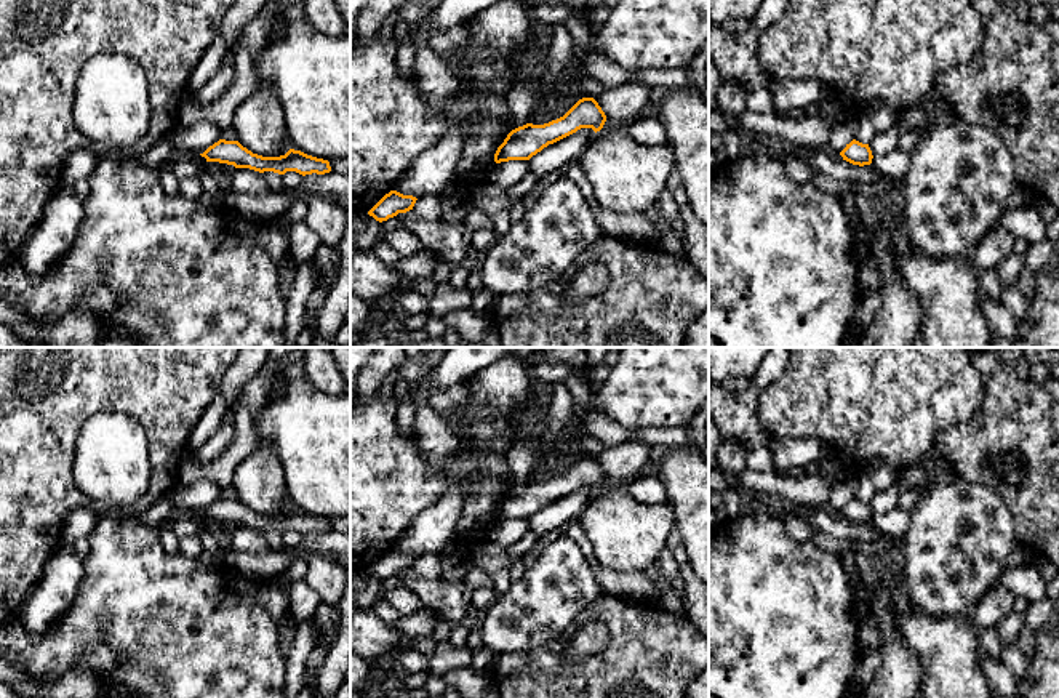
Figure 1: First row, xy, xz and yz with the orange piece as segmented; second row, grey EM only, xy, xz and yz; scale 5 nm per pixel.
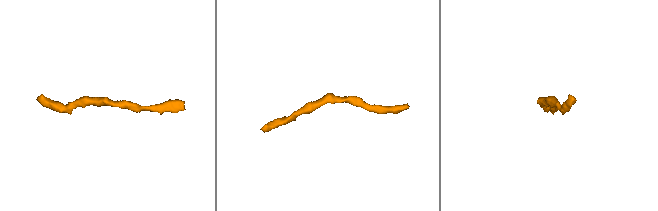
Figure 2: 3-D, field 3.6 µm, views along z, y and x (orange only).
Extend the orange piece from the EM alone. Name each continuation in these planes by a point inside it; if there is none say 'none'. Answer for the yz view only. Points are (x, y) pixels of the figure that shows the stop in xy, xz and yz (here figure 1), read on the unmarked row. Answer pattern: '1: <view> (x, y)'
none

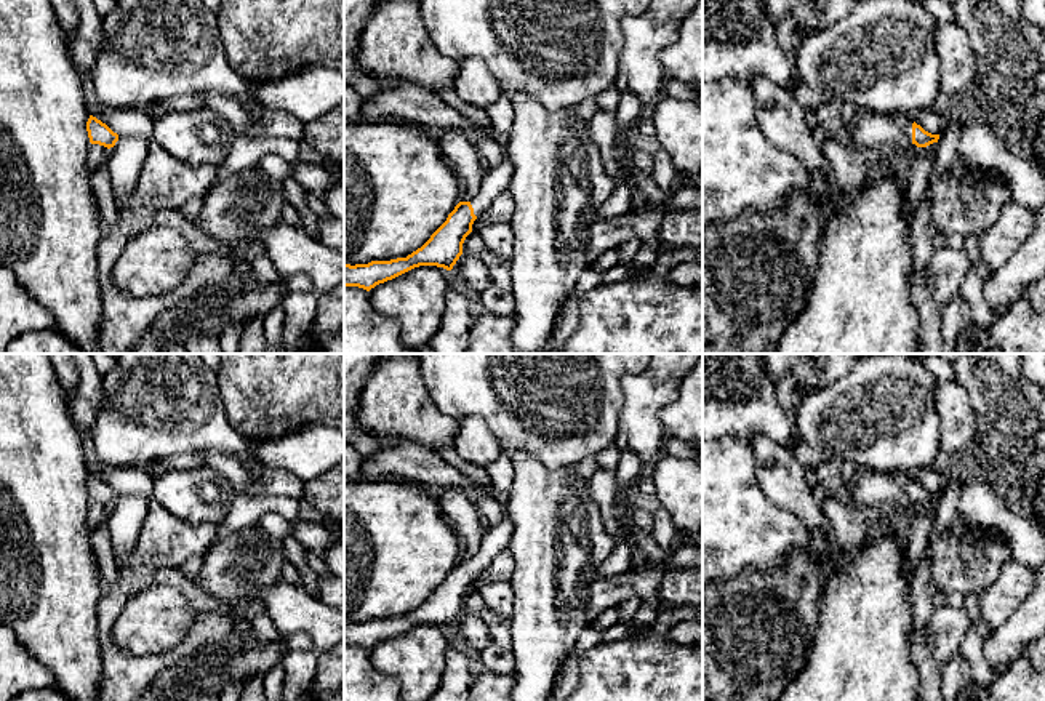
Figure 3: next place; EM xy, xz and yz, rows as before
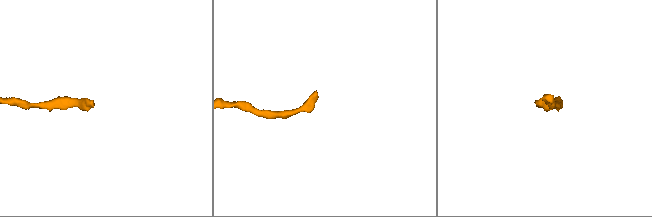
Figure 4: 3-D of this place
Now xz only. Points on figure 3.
1: xz (498, 536)

